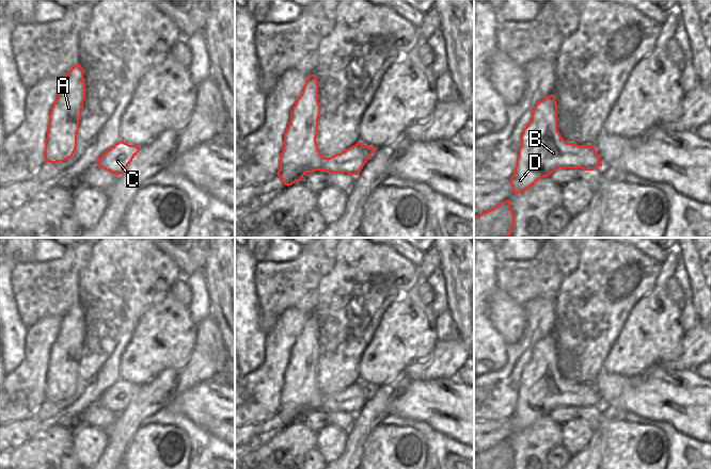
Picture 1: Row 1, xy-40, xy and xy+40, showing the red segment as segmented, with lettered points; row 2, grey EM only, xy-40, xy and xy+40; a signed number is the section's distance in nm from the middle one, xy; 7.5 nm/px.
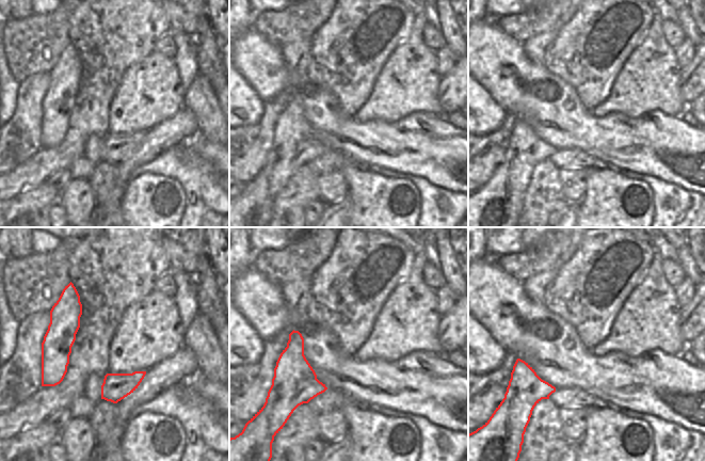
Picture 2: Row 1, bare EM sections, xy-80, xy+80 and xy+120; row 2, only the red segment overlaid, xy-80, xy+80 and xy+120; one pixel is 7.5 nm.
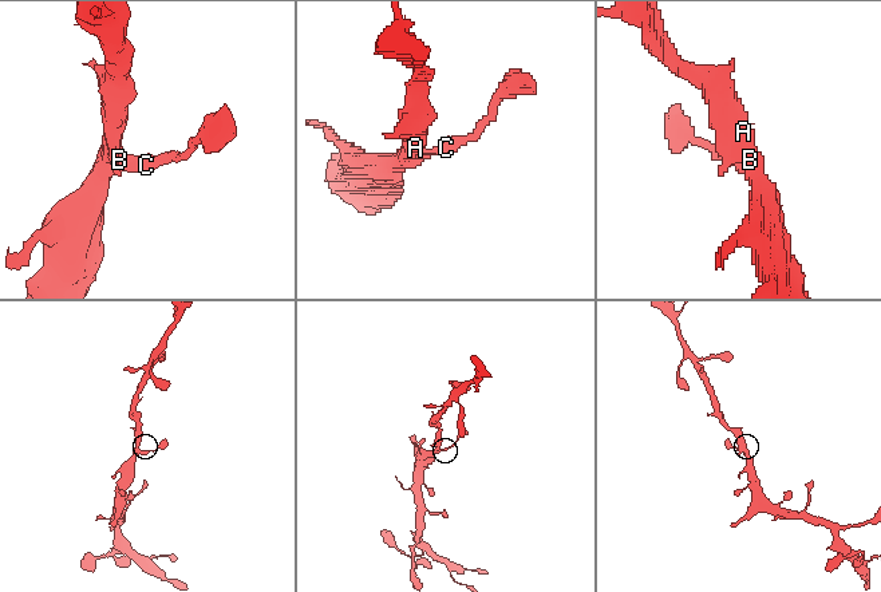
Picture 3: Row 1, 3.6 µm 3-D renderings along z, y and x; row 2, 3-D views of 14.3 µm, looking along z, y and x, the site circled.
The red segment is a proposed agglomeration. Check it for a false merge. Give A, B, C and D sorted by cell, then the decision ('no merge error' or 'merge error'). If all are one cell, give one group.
groups A B C D; no merge error

